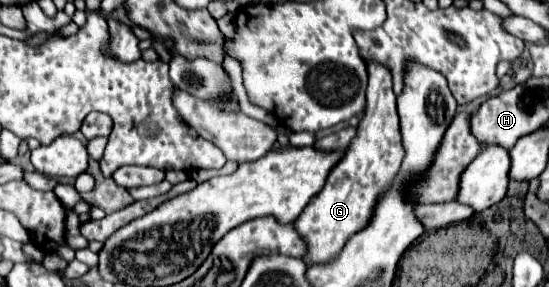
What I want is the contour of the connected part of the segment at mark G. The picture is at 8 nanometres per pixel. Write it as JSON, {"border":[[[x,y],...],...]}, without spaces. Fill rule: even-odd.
{"border":[[[368,63],[368,93],[364,117],[356,125],[356,137],[344,151],[344,161],[328,173],[324,189],[312,197],[304,213],[292,223],[306,243],[306,265],[328,263],[338,257],[348,237],[356,235],[372,219],[372,209],[380,201],[380,193],[392,185],[400,161],[404,159],[404,145],[400,141],[400,119],[396,113],[396,95],[392,91],[390,71],[380,63]]]}

